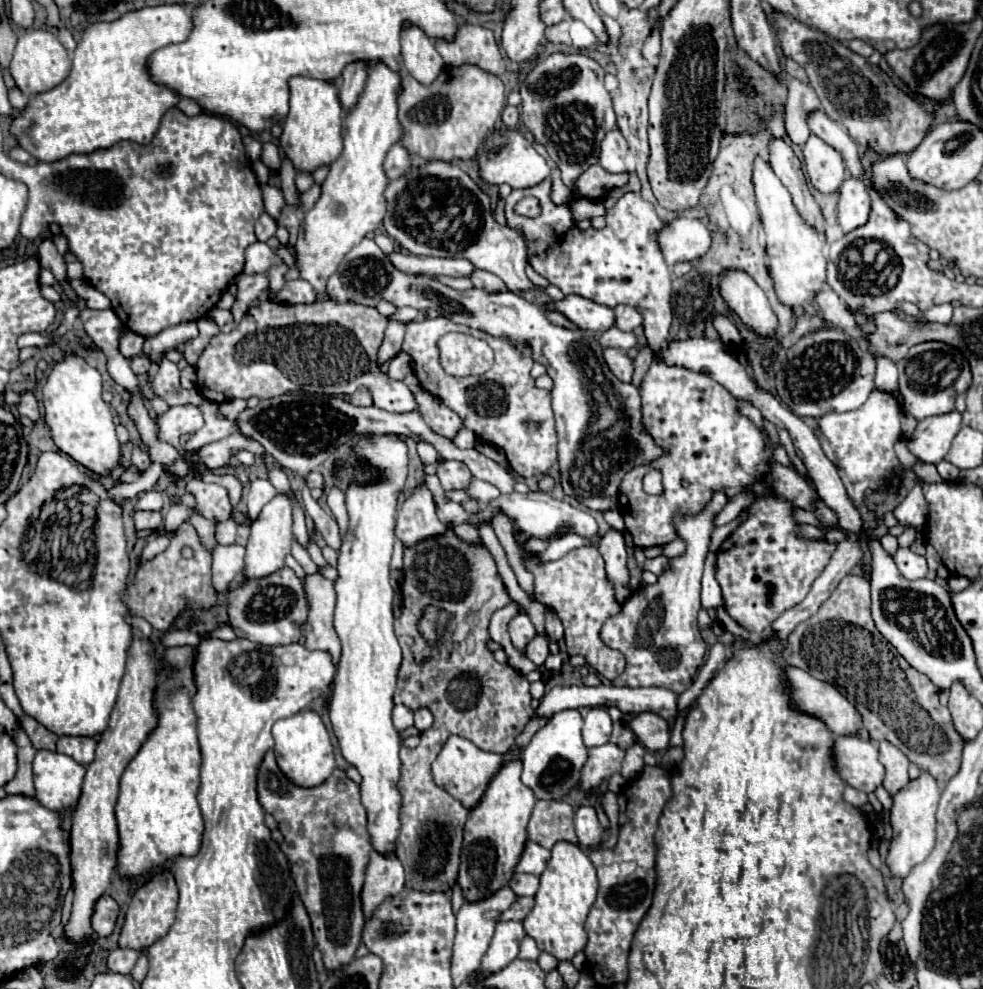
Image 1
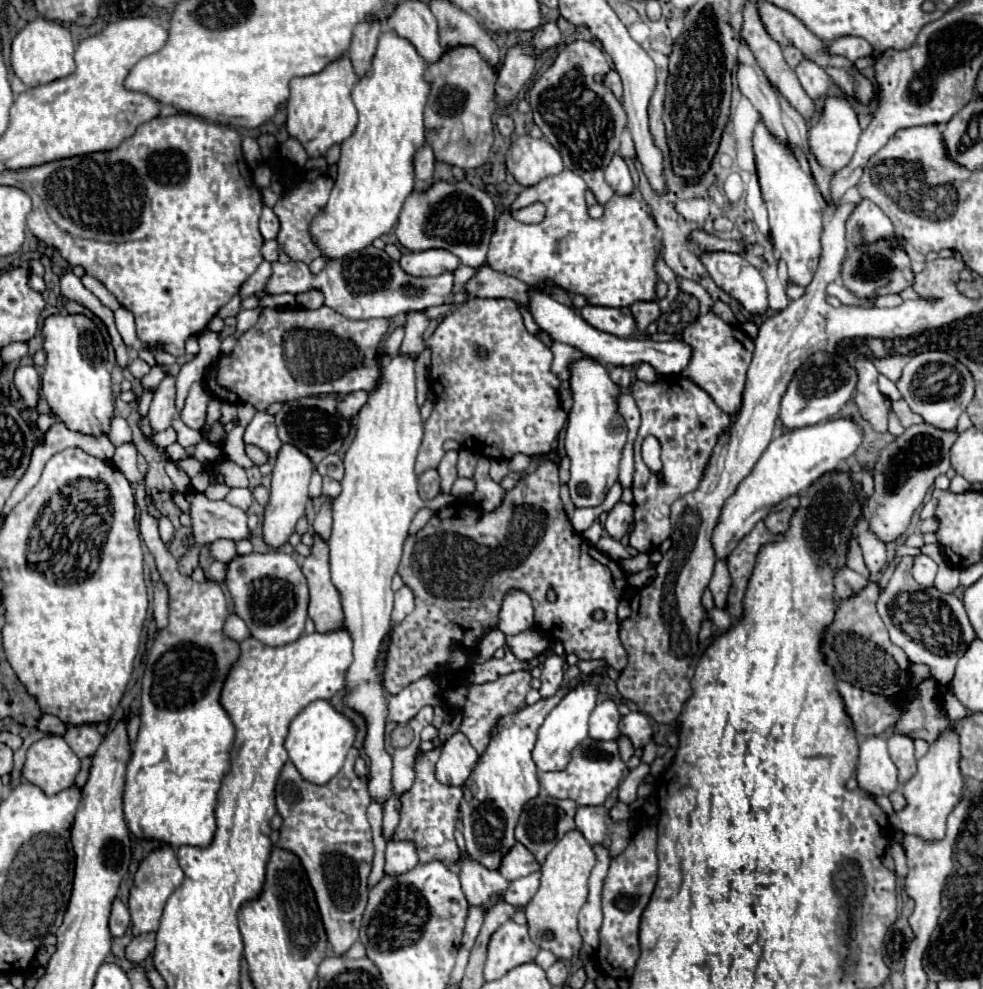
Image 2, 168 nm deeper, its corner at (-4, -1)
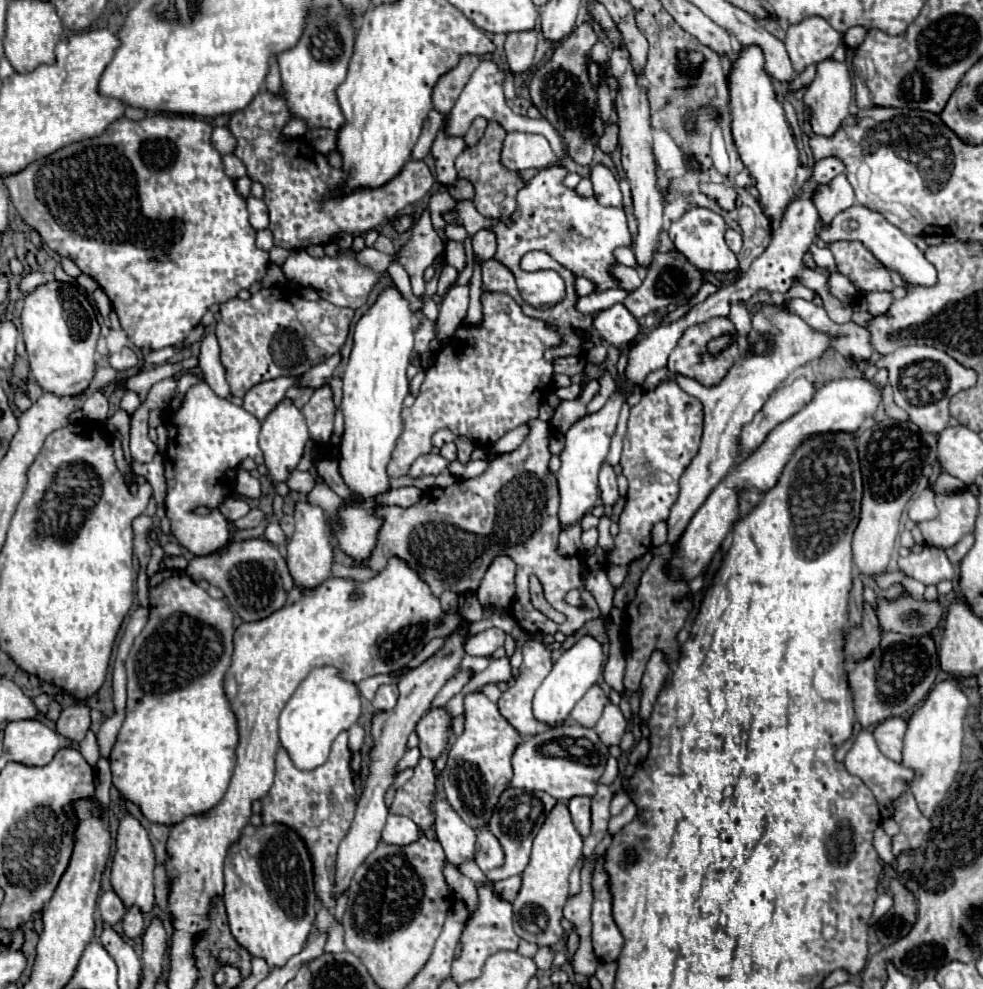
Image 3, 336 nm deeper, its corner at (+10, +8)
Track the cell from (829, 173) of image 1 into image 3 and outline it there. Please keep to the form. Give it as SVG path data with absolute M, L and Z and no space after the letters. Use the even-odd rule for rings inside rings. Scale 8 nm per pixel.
M834 60L818 62L816 78L804 92L804 108L808 108L808 112L810 112L808 120L810 120L812 132L832 138L840 130L844 118L850 114L850 104L852 104L852 80L850 80L850 72L848 72L848 64L834 62Z

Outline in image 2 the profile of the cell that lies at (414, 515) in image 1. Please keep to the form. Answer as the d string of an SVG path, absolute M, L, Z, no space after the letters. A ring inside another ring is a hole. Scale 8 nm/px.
M428 469L418 477L418 493L422 499L434 499L440 493L440 475L436 469Z

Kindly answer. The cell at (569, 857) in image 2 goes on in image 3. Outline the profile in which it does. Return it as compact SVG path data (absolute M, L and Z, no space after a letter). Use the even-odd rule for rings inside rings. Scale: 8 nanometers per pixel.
M558 802L534 838L532 856L522 872L522 888L512 902L514 932L536 946L554 946L564 938L562 908L568 898L568 876L582 854L582 836L576 832L566 804Z

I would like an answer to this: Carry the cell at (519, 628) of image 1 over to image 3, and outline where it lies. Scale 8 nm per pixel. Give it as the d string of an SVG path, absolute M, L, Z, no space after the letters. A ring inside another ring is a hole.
M498 556L490 564L476 592L484 610L504 612L510 608L514 598L514 572L516 572L516 566L508 556Z

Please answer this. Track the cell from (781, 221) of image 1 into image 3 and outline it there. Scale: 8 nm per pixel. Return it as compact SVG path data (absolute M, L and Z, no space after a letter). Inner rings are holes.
M752 46L740 52L738 62L730 72L730 110L732 110L732 136L740 160L750 170L758 200L764 214L770 220L782 220L788 204L796 198L796 170L798 170L798 148L790 126L784 118L782 104L776 100L772 78L764 72L764 56Z

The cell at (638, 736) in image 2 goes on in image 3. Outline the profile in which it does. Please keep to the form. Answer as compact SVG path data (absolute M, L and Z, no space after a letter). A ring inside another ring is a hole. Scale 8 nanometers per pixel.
M606 704L600 720L594 726L594 732L602 738L602 742L606 746L612 746L612 744L620 744L620 740L626 732L626 726L628 726L628 722L626 722L622 710L614 704Z

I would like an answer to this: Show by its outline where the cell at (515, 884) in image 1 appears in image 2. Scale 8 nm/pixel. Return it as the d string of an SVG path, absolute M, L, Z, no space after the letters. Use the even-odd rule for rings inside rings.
M538 873L520 877L520 879L510 883L510 887L508 887L506 895L504 895L504 901L514 905L514 907L526 907L528 901L538 891L538 887L540 887L540 875Z

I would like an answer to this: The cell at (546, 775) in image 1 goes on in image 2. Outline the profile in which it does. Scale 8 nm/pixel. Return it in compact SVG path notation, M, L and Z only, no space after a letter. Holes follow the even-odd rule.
M592 673L578 683L570 687L570 691L560 699L560 703L546 715L546 721L542 723L538 731L538 741L534 747L534 763L540 771L560 771L568 765L572 749L588 737L588 717L596 707L598 701L598 689L602 685L602 675Z

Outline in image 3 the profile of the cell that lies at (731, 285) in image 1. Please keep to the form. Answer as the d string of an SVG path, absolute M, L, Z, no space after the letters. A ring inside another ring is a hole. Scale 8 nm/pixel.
M692 208L688 210L678 222L674 222L668 230L674 246L678 248L680 254L688 258L690 264L694 264L702 272L736 272L738 270L738 260L736 254L726 246L724 242L724 230L726 222L720 214L708 210L708 208Z

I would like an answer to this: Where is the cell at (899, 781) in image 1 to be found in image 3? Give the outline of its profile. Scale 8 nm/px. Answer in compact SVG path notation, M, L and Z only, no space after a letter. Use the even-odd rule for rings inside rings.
M888 718L874 728L874 738L880 752L894 762L902 760L902 740L906 734L906 726L908 724L904 722L904 718Z

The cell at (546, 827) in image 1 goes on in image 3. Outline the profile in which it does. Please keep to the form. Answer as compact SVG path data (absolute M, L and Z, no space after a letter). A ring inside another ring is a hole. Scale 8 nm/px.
M506 788L498 800L498 806L492 814L492 820L490 820L490 832L500 840L502 848L504 848L504 854L506 854L506 862L504 866L500 868L494 868L486 874L488 880L492 882L498 882L498 880L504 880L504 878L510 878L514 874L522 874L522 870L528 866L530 862L530 852L532 852L532 840L536 838L538 830L542 828L546 816L550 814L550 810L558 804L556 798L552 798L550 794L546 792L528 792L528 790L518 790L518 788ZM518 806L528 806L528 810L520 816L518 814Z

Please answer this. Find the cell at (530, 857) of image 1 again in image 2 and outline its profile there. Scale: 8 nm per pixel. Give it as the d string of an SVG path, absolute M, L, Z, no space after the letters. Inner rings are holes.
M516 843L512 847L512 851L508 851L508 855L504 855L504 859L500 861L498 871L500 871L500 875L504 875L504 879L514 881L514 879L526 877L534 871L540 871L540 865L524 845Z

